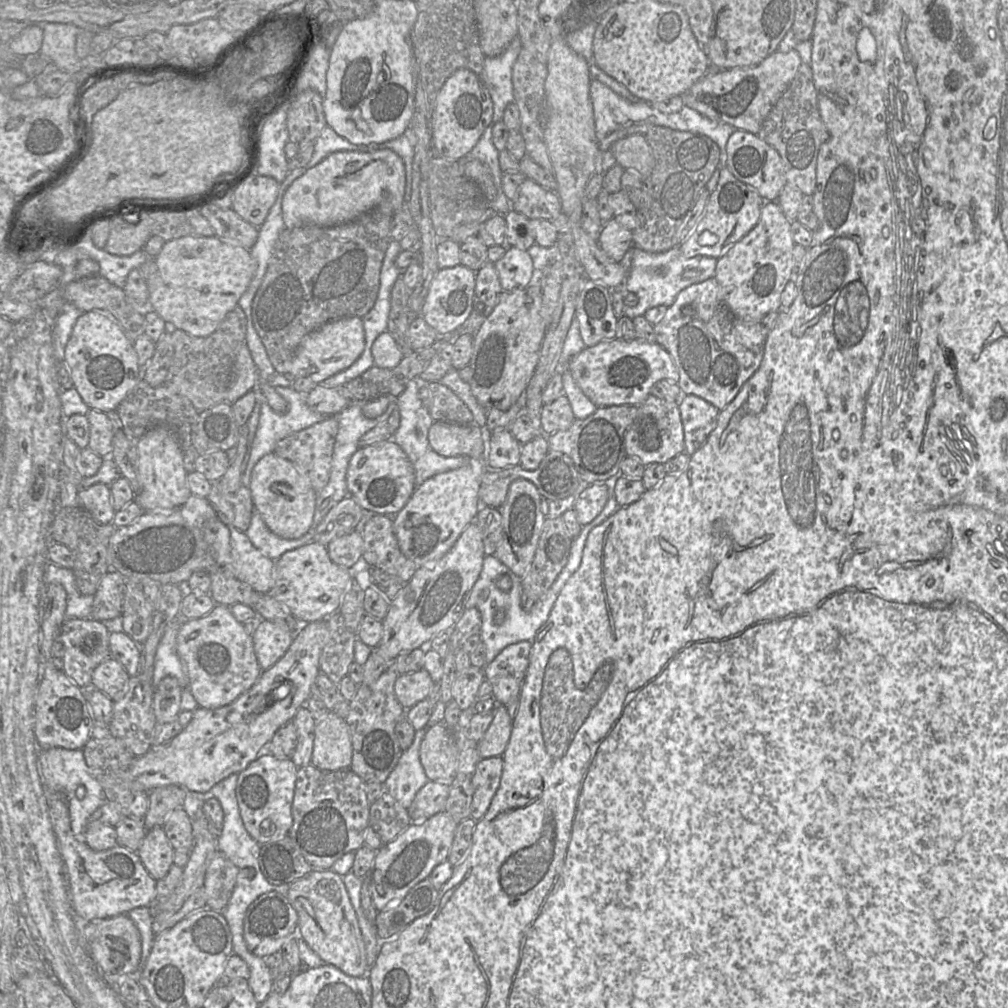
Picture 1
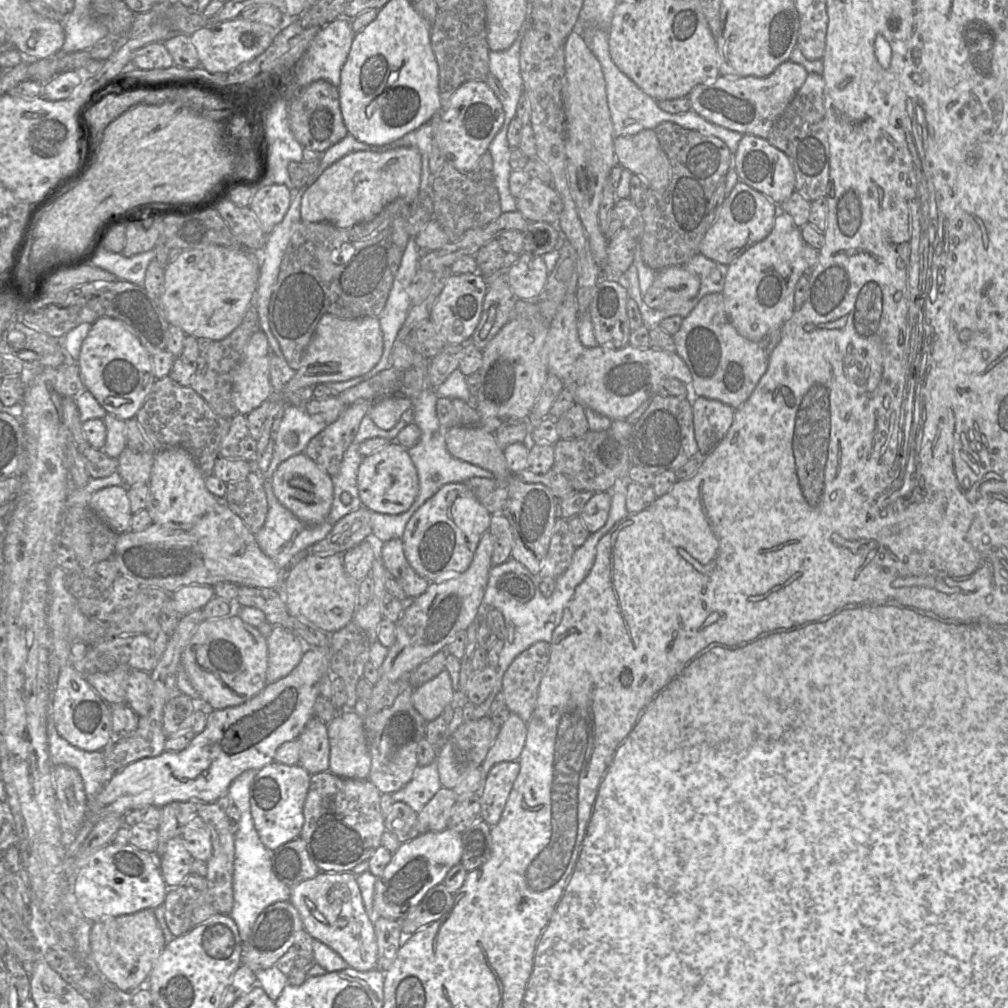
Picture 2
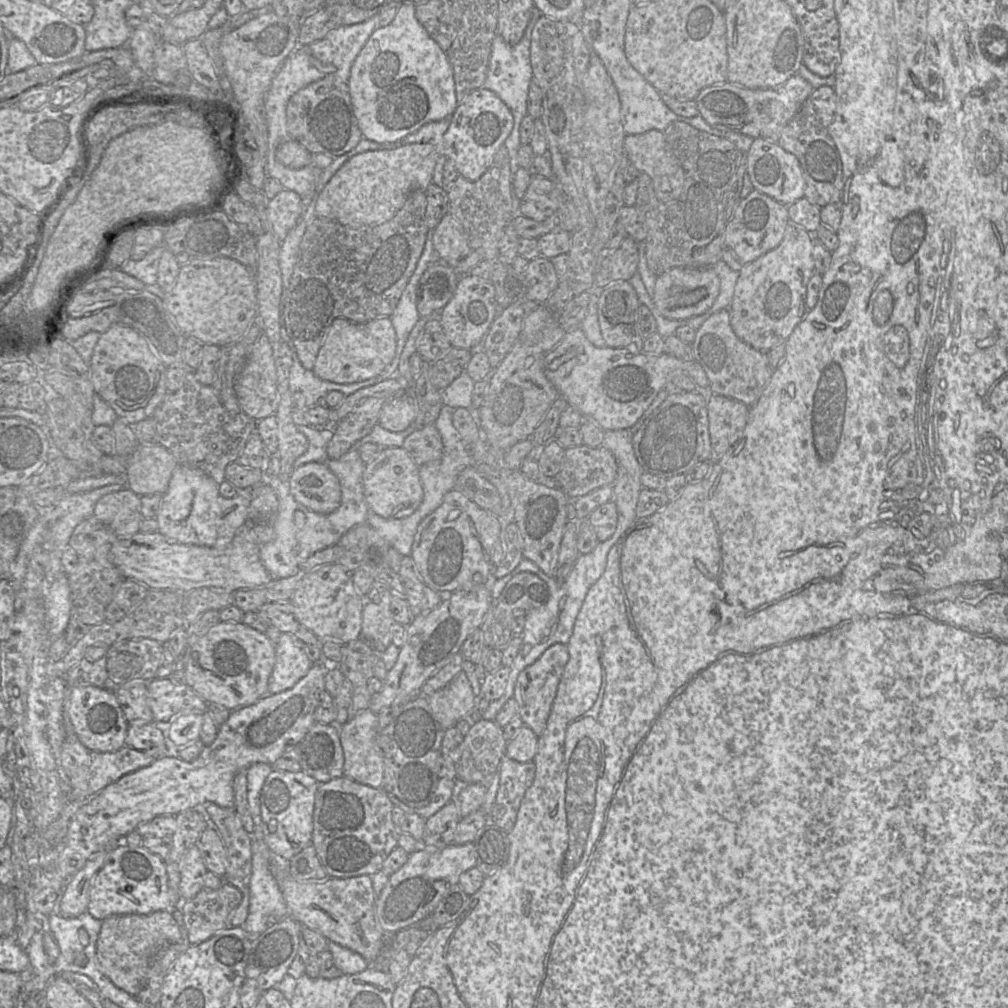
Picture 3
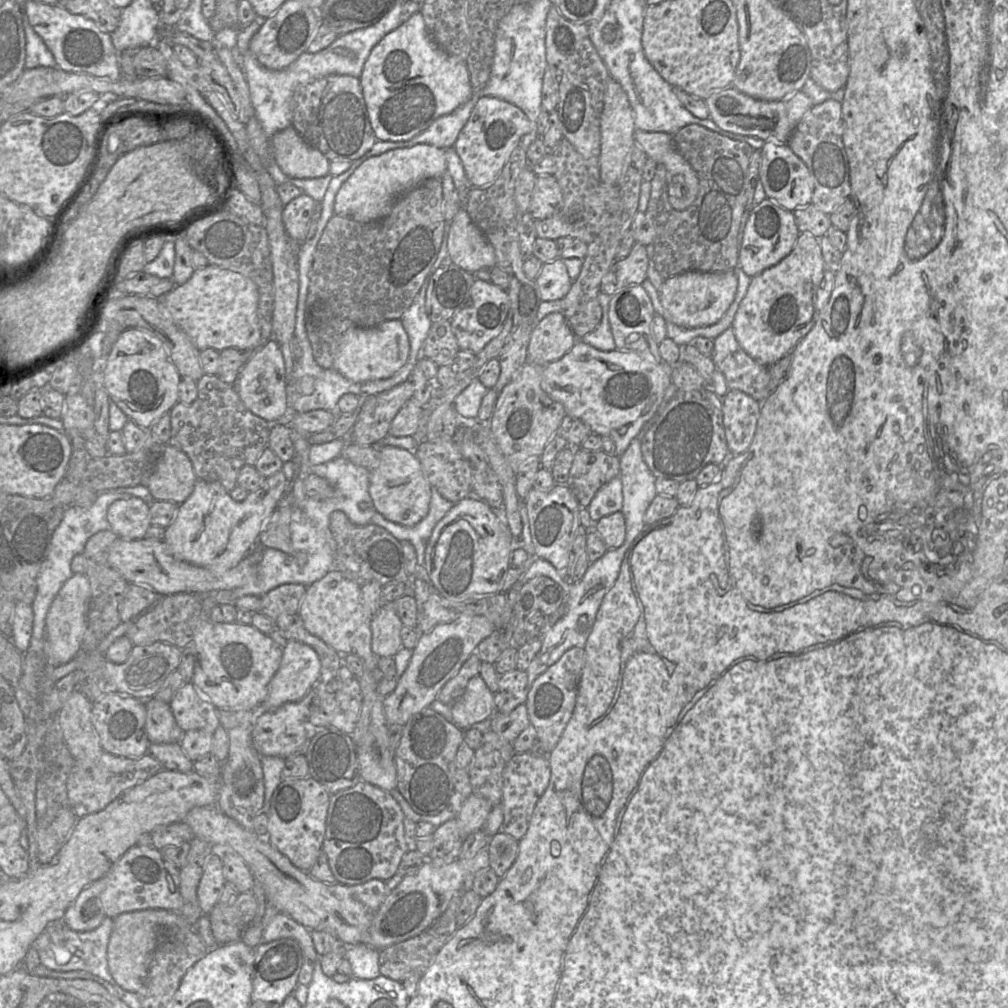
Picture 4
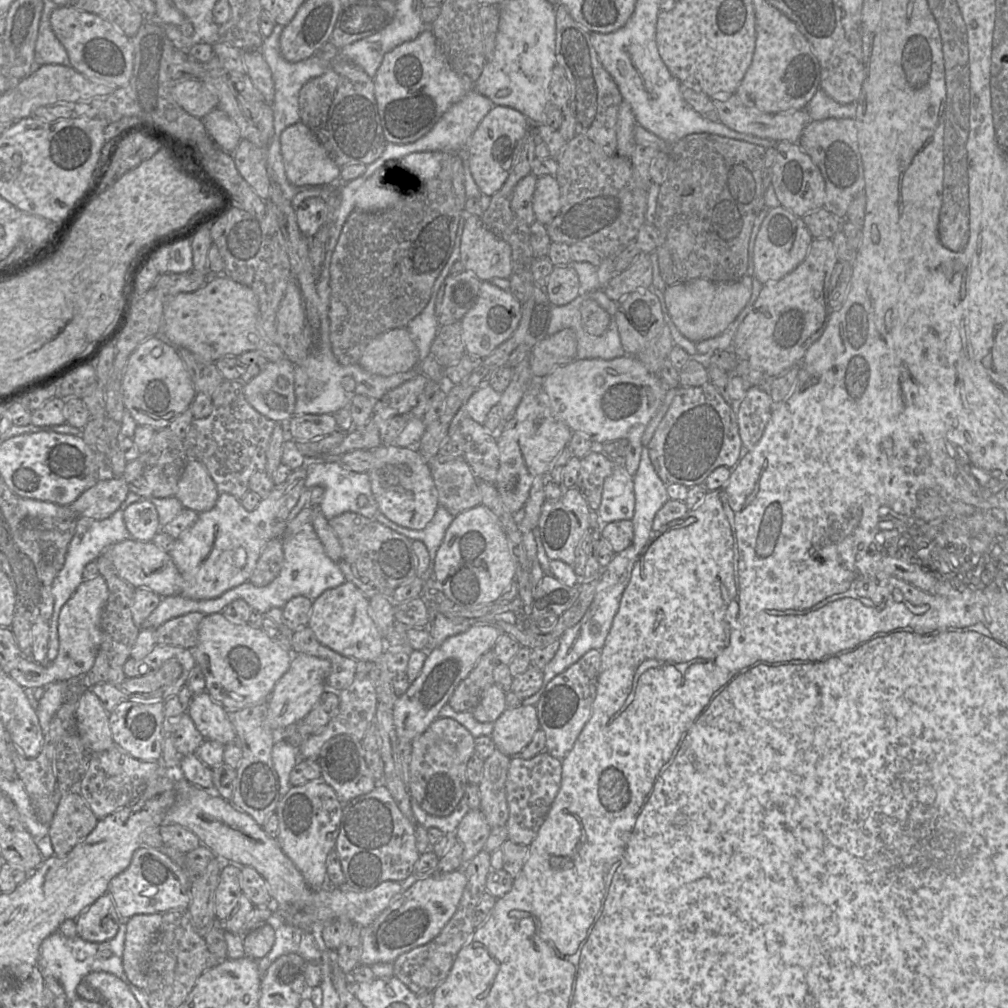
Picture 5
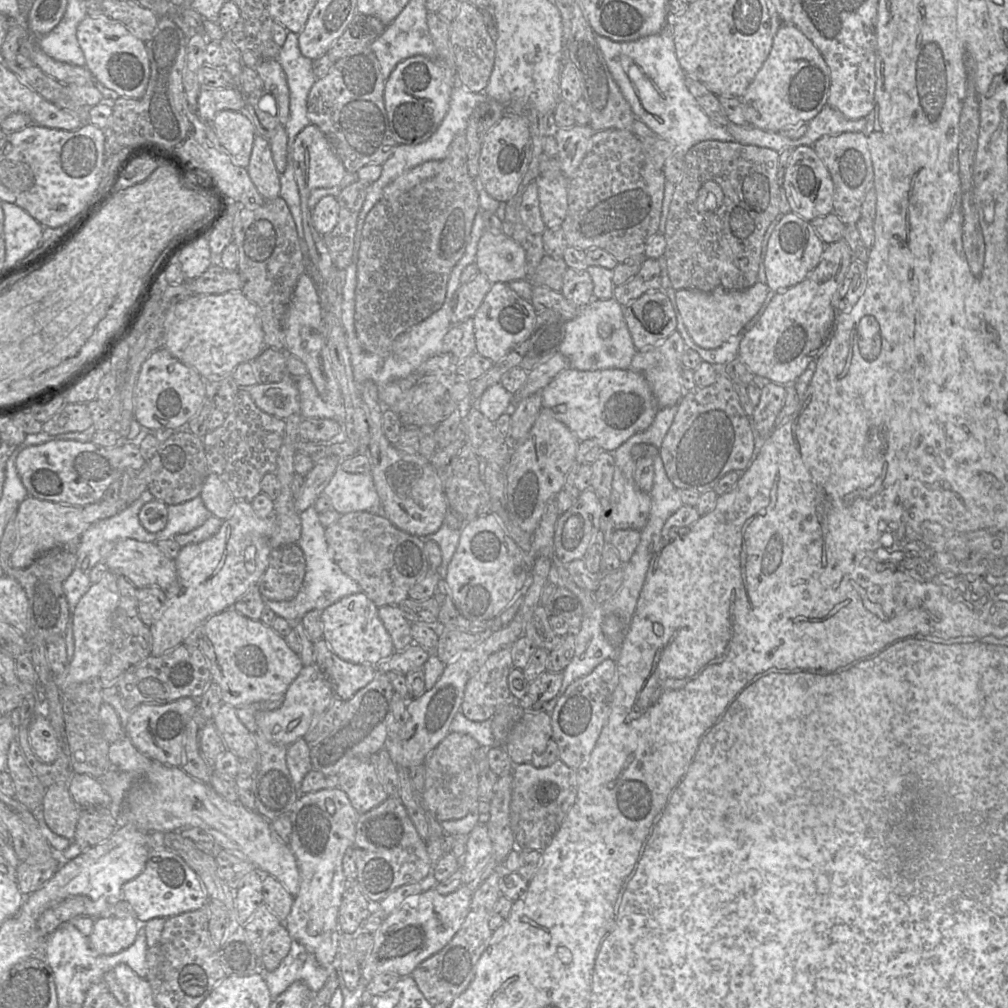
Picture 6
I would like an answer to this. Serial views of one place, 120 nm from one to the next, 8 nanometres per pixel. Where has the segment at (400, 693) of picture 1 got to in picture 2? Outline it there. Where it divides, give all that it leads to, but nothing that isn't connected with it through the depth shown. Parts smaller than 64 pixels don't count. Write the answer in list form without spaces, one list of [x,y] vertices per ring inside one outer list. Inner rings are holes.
[[[444,670],[433,679],[414,688],[412,703],[420,715],[429,722],[439,717],[445,707],[451,705],[454,695],[451,678]]]

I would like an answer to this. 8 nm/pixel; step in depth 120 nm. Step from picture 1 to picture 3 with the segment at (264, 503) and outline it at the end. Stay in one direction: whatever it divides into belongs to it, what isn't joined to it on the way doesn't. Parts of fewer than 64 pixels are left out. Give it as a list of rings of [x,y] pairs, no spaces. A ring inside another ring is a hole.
[[[309,462],[293,469],[287,480],[297,502],[319,514],[334,512],[341,503],[341,485],[325,462]]]

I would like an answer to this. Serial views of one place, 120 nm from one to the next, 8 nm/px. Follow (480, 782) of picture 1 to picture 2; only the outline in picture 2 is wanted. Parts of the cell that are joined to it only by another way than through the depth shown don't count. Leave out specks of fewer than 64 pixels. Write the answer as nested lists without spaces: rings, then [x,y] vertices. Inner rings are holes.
[[[503,761],[490,769],[484,780],[479,793],[481,820],[491,827],[501,818],[519,770],[518,761]]]

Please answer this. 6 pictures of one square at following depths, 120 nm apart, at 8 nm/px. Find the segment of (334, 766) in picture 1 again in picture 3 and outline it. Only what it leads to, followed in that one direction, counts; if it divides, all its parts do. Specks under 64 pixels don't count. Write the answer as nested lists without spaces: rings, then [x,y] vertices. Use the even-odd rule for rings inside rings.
[[[367,708],[339,727],[339,737],[344,754],[343,775],[358,783],[373,788],[382,788],[384,758],[377,743],[377,727],[377,714]]]

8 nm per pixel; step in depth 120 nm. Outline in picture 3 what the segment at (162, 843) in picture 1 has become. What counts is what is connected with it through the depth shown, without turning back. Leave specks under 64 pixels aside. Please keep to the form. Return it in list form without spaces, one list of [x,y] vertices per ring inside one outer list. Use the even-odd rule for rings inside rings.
[[[192,846],[186,850],[180,866],[179,893],[185,900],[194,898],[204,886],[204,875],[208,871],[199,849]]]

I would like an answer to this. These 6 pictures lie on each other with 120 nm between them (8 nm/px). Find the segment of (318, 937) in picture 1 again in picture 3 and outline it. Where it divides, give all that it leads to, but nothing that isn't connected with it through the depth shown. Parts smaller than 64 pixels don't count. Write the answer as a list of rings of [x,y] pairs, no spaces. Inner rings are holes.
[[[281,857],[273,858],[271,870],[288,907],[289,915],[302,927],[315,930],[329,941],[357,952],[369,963],[377,958],[385,943],[385,935],[376,921],[377,896],[370,875],[299,881],[290,875],[288,860]]]

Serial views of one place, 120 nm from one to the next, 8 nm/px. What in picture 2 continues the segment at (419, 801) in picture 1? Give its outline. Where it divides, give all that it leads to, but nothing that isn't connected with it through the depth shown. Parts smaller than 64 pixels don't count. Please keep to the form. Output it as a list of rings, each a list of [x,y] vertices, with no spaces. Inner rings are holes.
[[[441,787],[433,798],[417,813],[419,834],[440,832],[448,827],[448,821],[457,796],[453,789]]]

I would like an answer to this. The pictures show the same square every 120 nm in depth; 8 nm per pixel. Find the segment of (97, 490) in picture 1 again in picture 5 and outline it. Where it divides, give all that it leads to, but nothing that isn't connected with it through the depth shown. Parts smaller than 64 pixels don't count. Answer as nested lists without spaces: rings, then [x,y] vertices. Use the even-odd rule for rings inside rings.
[[[142,500],[130,504],[123,511],[125,526],[131,538],[142,542],[152,542],[160,530],[159,517],[154,504]]]

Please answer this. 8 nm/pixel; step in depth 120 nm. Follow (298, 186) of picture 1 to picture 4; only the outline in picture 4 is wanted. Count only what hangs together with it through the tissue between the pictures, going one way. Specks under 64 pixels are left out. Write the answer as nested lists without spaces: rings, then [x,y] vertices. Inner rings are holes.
[[[428,144],[393,149],[363,161],[336,194],[334,214],[358,222],[382,219],[390,214],[400,196],[423,181],[440,178],[446,172],[445,150]]]

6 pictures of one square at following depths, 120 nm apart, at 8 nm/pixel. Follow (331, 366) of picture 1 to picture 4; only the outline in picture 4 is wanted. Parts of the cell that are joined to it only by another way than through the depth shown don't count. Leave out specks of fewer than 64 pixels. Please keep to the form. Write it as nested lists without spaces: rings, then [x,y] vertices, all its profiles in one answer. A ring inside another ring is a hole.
[[[399,319],[387,320],[371,328],[349,328],[341,338],[332,368],[354,382],[389,378],[409,357],[410,342]]]

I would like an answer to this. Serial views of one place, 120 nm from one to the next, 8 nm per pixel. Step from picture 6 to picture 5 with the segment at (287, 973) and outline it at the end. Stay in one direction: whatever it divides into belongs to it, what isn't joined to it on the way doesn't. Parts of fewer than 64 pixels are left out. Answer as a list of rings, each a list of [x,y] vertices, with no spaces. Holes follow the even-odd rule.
[[[281,922],[275,929],[275,942],[271,951],[262,959],[259,959],[259,972],[263,974],[271,963],[278,957],[297,953],[306,962],[305,980],[307,987],[319,986],[322,979],[322,956],[324,947],[319,928],[308,931],[297,926]]]

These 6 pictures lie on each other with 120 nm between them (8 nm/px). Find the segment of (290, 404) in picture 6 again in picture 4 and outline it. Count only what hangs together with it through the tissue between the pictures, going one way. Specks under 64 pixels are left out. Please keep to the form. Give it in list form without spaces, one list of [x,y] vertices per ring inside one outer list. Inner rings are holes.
[[[272,338],[254,351],[239,373],[233,387],[244,406],[270,424],[285,423],[285,419],[292,413],[287,401],[287,380],[283,354],[279,344]]]

